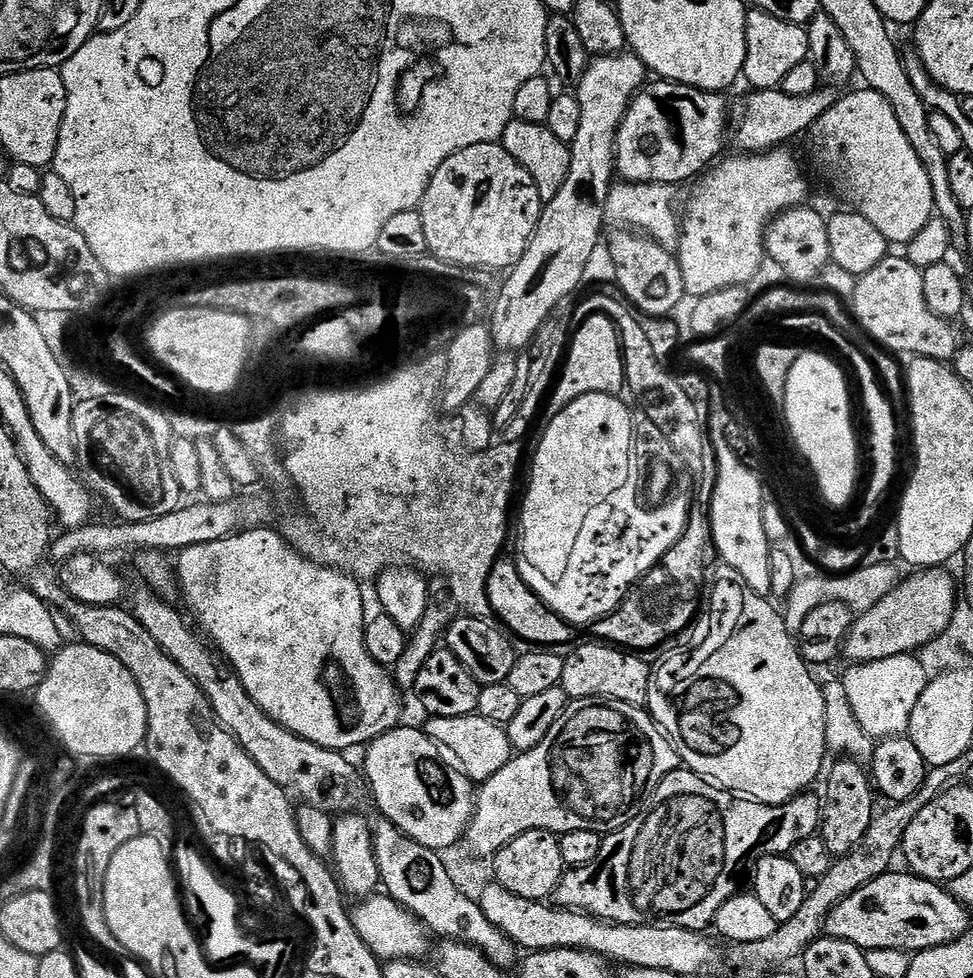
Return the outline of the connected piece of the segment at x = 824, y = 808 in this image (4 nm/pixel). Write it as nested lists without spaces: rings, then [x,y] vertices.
[[[840,758],[832,769],[827,769],[823,777],[824,796],[820,806],[820,827],[818,835],[824,851],[833,858],[839,858],[850,854],[858,842],[862,842],[862,834],[870,826],[874,809],[872,809],[872,796],[874,788],[870,783],[870,776],[867,771],[859,768],[857,761],[852,758]]]

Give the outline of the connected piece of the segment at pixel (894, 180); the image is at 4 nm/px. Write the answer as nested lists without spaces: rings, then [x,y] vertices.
[[[867,86],[861,87],[861,89],[861,92],[852,92],[849,96],[841,95],[836,104],[830,106],[830,110],[826,110],[826,114],[822,114],[814,121],[806,136],[806,139],[808,139],[808,156],[812,159],[813,166],[820,171],[821,178],[829,180],[844,195],[844,200],[848,203],[845,205],[851,211],[859,212],[862,218],[866,218],[866,222],[870,222],[870,226],[874,226],[878,230],[878,234],[882,234],[882,238],[888,240],[889,245],[896,246],[896,244],[900,244],[900,246],[906,246],[914,238],[914,234],[918,234],[918,230],[922,230],[922,226],[926,226],[926,222],[930,222],[934,218],[930,178],[926,174],[918,154],[914,154],[914,146],[910,146],[910,138],[906,138],[902,126],[898,126],[898,118],[894,114],[890,102],[886,102],[886,98],[882,94],[872,91]]]

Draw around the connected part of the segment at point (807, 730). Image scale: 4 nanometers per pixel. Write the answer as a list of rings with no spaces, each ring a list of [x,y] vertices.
[[[720,580],[712,588],[712,601],[708,604],[708,629],[696,645],[677,650],[665,656],[652,668],[652,682],[648,685],[646,711],[656,727],[668,738],[669,744],[680,758],[681,765],[689,772],[696,772],[705,780],[741,798],[757,800],[760,804],[785,804],[798,795],[807,793],[812,783],[819,781],[825,767],[826,745],[824,742],[824,690],[811,676],[809,665],[800,657],[800,649],[793,633],[784,625],[783,615],[771,604],[771,599],[754,594],[745,584],[732,580]]]

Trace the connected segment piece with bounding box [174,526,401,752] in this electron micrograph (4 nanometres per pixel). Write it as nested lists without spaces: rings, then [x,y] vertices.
[[[261,526],[241,530],[218,542],[206,542],[202,546],[190,546],[179,553],[174,567],[180,582],[183,603],[192,607],[196,620],[208,631],[207,639],[218,649],[219,655],[230,665],[236,677],[242,682],[246,694],[260,707],[271,720],[278,722],[286,730],[293,732],[298,738],[306,738],[306,742],[314,742],[314,746],[333,748],[336,752],[344,752],[348,748],[367,746],[390,729],[397,727],[400,720],[401,693],[390,675],[389,669],[383,664],[374,662],[364,645],[364,596],[360,593],[361,581],[347,572],[327,568],[307,560],[285,540],[279,531],[271,532],[271,527]]]

